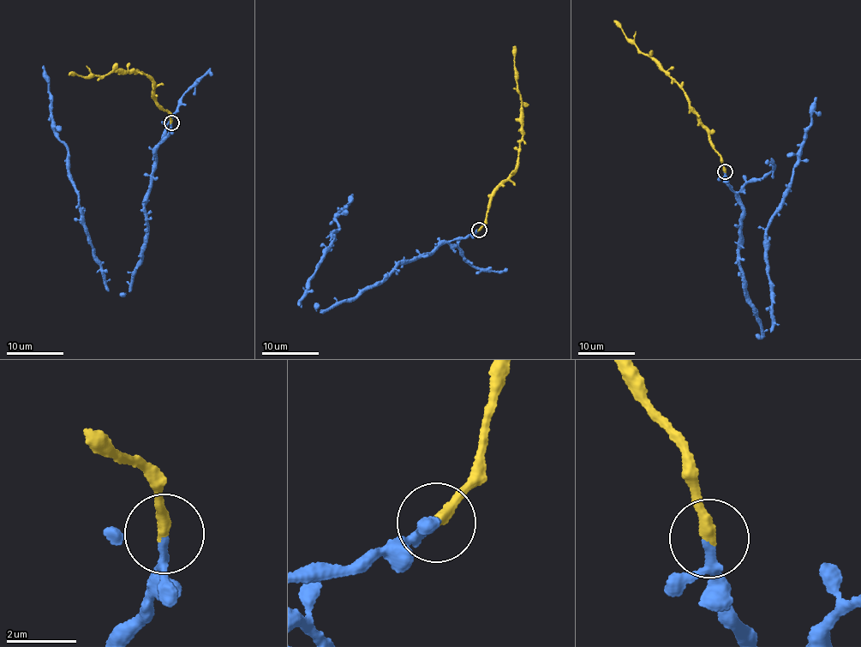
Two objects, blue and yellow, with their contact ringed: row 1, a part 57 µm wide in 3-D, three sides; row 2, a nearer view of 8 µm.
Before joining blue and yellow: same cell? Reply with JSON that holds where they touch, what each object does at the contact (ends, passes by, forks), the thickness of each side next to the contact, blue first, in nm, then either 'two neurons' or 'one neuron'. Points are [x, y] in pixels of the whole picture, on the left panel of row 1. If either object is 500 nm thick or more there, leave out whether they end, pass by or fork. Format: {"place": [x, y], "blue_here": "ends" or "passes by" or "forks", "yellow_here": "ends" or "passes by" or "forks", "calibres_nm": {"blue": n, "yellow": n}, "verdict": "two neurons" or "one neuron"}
{"place": [171, 122], "blue_here": "passes by", "yellow_here": "ends", "calibres_nm": {"blue": 160, "yellow": 320}, "verdict": "one neuron"}

